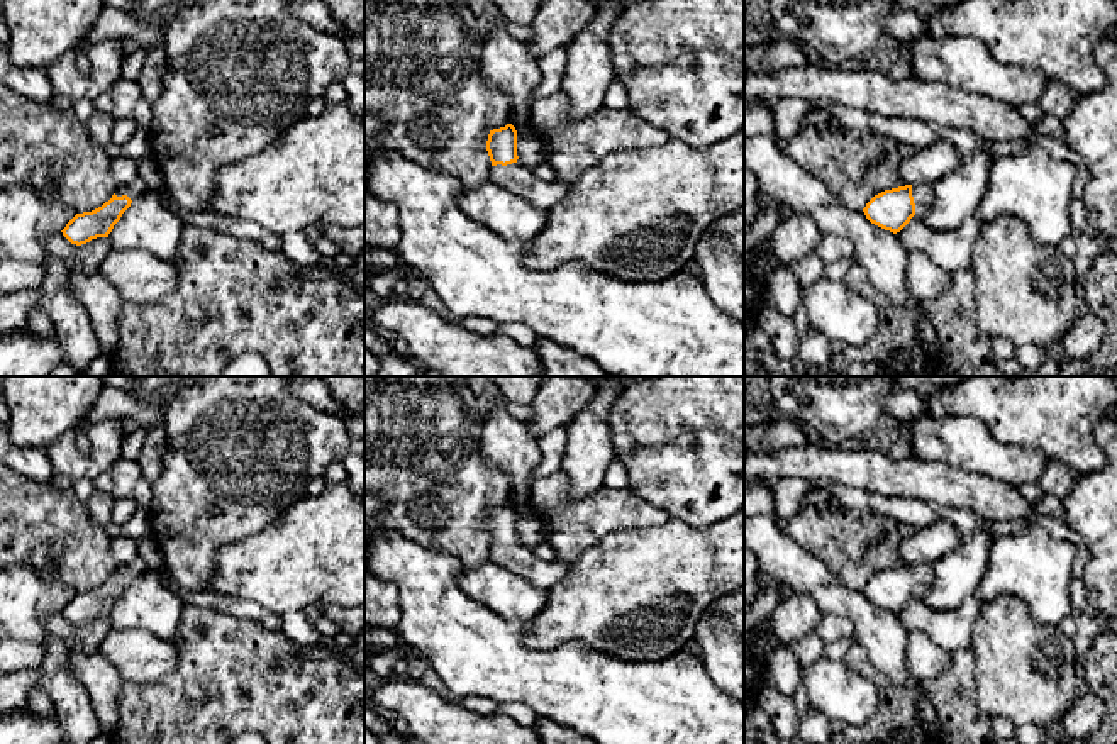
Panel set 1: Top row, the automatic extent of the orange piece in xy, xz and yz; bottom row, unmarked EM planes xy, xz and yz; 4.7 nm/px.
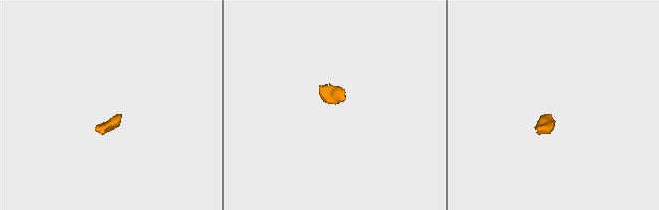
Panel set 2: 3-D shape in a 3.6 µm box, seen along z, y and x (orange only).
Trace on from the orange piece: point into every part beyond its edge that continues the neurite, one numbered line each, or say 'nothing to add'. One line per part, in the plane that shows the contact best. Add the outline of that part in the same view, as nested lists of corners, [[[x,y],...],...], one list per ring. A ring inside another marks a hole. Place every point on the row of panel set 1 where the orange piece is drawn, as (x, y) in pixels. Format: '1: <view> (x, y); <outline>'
1: yz (922, 194); [[[919,183],[912,186],[915,215],[925,217],[934,203],[932,183]]]

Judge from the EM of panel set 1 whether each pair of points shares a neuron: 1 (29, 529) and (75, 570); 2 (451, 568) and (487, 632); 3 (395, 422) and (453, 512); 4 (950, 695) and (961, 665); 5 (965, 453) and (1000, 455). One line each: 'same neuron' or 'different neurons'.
1: same neuron
2: same neuron
3: same neuron
4: same neuron
5: same neuron

